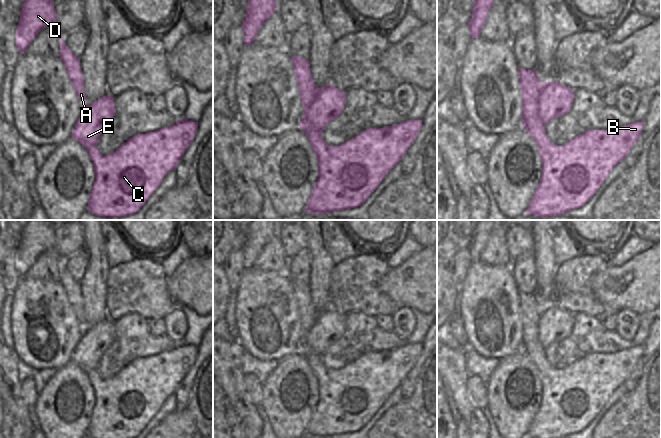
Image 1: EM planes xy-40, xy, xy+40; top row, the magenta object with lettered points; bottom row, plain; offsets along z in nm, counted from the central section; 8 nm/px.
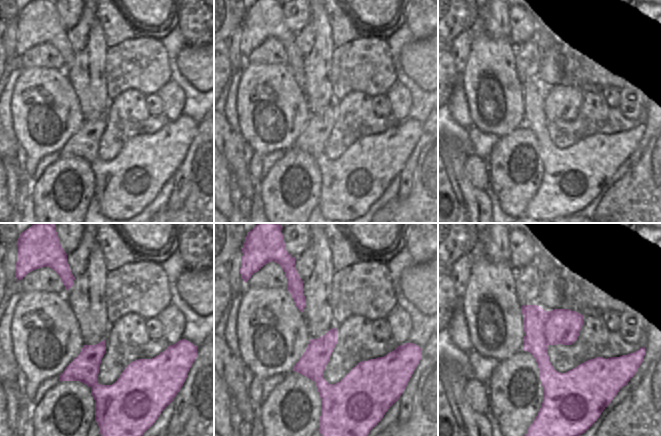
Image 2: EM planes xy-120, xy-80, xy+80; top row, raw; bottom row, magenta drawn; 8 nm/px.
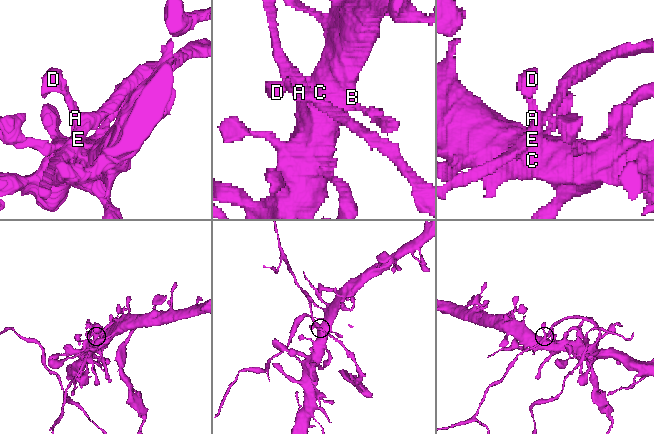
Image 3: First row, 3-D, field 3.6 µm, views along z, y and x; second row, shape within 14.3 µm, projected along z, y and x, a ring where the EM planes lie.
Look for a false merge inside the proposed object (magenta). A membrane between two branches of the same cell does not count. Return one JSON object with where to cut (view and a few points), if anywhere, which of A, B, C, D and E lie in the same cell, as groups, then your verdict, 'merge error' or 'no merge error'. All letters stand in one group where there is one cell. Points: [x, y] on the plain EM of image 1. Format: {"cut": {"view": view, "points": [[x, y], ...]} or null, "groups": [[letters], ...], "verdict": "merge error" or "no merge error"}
{"cut": {"view": "xy+40", "points": [[542, 308], [538, 326], [538, 339], [545, 348]]}, "groups": [["A", "B", "C", "D"], ["E"]], "verdict": "merge error"}

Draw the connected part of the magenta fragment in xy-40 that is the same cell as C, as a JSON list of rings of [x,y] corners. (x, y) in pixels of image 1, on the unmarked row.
[[[181,342],[173,350],[133,360],[107,380],[103,380],[97,370],[87,372],[96,399],[87,434],[92,438],[138,436],[160,410],[164,401],[176,394],[197,353],[198,346]]]

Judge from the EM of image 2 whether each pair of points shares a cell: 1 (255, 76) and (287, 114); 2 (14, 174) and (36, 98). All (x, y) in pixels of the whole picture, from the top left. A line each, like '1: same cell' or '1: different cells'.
1: same cell
2: different cells

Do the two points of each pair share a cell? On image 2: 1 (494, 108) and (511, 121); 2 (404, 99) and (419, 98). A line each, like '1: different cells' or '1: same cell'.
1: same cell
2: different cells

